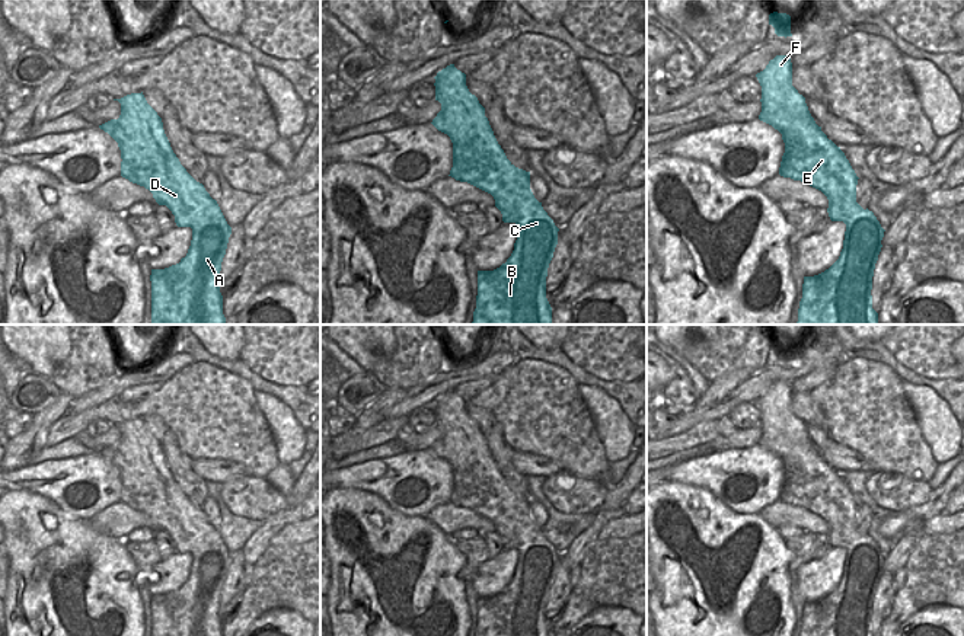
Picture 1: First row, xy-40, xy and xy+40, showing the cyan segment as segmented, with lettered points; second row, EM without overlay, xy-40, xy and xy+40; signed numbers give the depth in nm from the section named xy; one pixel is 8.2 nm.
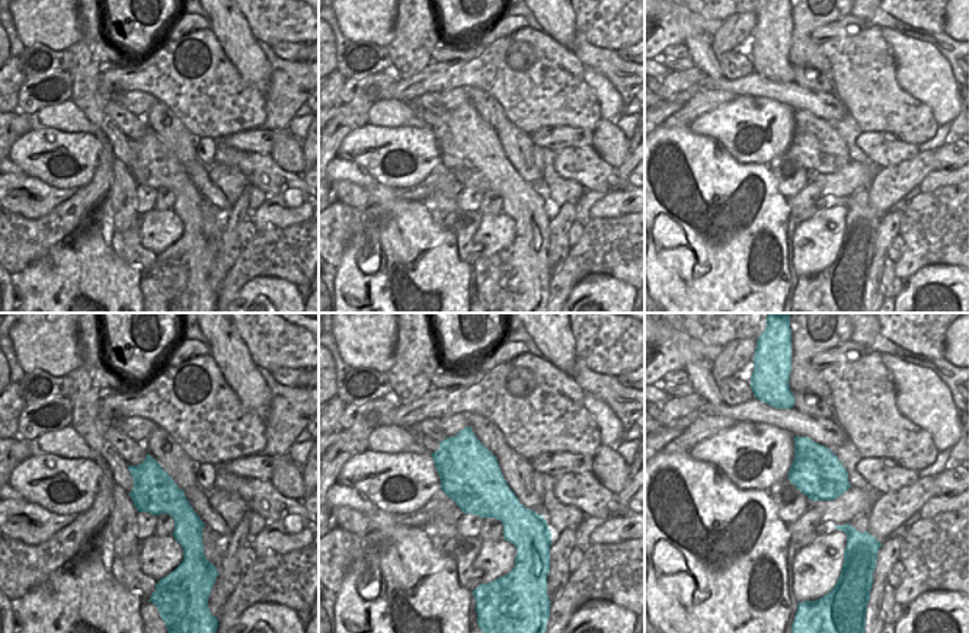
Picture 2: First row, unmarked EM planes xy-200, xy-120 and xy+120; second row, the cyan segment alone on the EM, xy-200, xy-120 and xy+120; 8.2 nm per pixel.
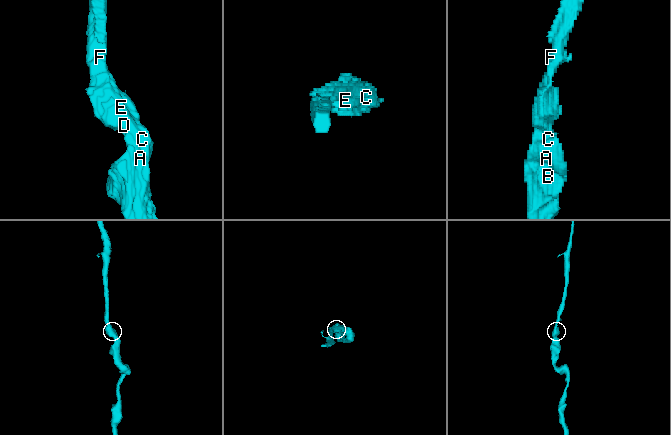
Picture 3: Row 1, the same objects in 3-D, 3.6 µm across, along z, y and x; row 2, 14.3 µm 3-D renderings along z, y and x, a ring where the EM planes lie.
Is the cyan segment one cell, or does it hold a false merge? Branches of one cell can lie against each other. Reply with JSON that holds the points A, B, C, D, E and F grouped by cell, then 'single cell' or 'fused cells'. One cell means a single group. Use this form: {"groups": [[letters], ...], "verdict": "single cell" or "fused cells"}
{"groups": [["A", "B", "C", "D", "E", "F"]], "verdict": "single cell"}

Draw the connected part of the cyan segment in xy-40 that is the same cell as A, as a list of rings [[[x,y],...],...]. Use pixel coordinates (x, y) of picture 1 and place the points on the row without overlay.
[[[143,418],[114,426],[121,429],[119,444],[99,454],[118,469],[122,485],[121,502],[149,515],[159,531],[166,531],[172,537],[178,553],[192,554],[186,582],[169,594],[151,595],[151,636],[223,636],[220,597],[232,553],[217,527],[181,490],[165,460],[162,444],[147,429]]]

